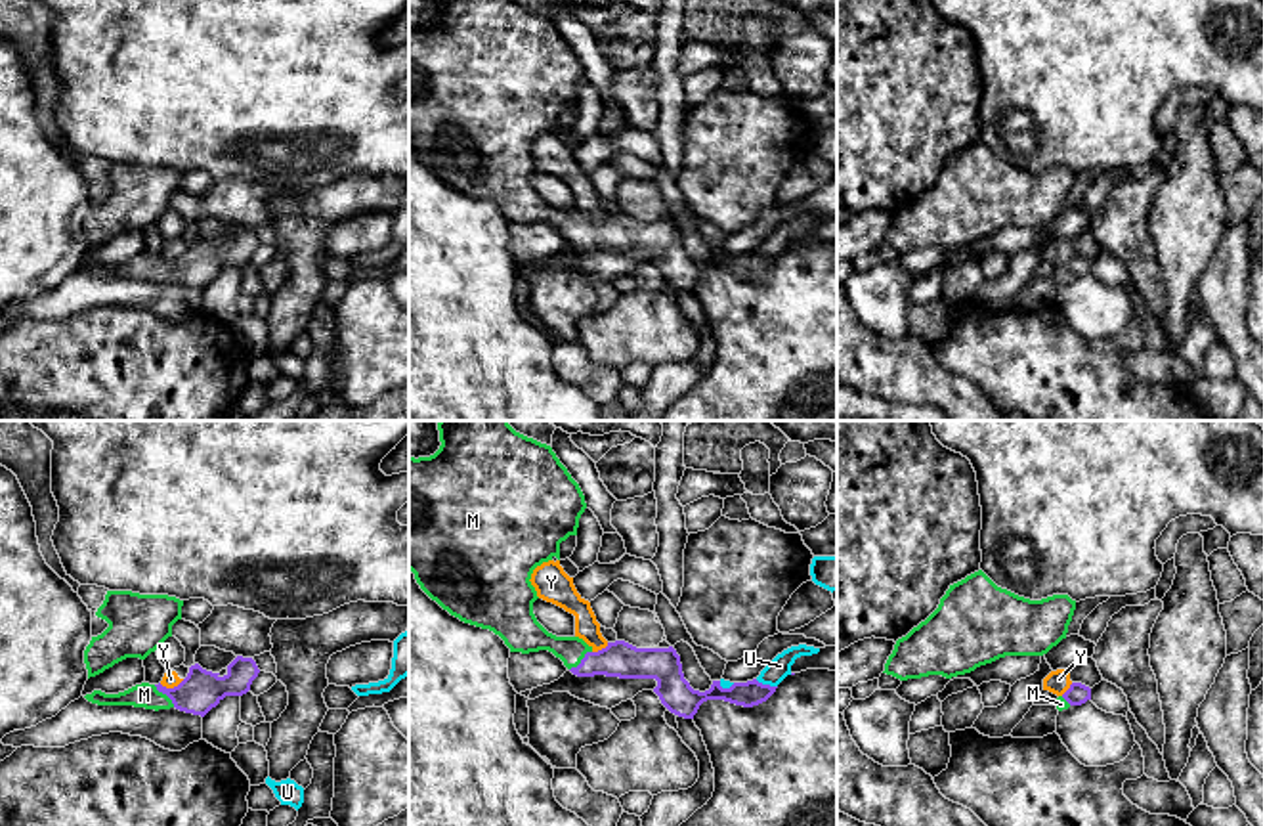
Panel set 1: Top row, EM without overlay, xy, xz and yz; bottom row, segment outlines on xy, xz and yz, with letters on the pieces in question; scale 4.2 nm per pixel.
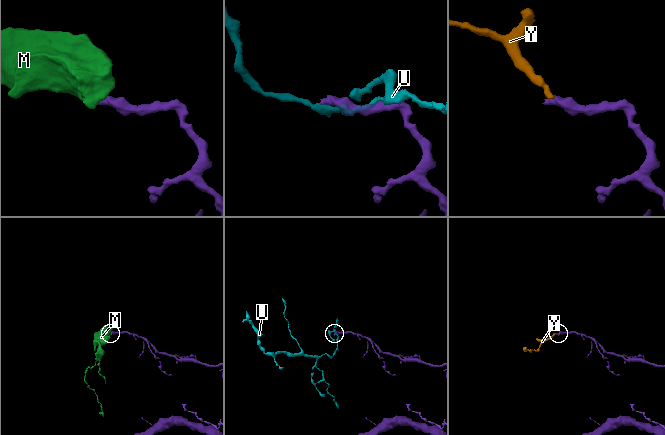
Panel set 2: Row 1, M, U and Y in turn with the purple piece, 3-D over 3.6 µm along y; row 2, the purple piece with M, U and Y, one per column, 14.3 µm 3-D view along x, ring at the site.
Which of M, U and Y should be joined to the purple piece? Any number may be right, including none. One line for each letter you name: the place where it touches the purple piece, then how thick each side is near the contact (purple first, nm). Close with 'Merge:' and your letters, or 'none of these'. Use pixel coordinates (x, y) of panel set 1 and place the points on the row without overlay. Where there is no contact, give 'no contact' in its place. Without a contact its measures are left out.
M: xy (165, 264) | 170/100 nm
Merge: M

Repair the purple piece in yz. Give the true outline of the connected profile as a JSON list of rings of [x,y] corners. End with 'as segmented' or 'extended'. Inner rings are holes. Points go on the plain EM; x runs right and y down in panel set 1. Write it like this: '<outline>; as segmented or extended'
[[[1072,254],[1070,260],[1057,270],[1055,277],[1059,283],[1068,281],[1070,277],[1081,277],[1091,272],[1091,260],[1081,254]]]; extended

